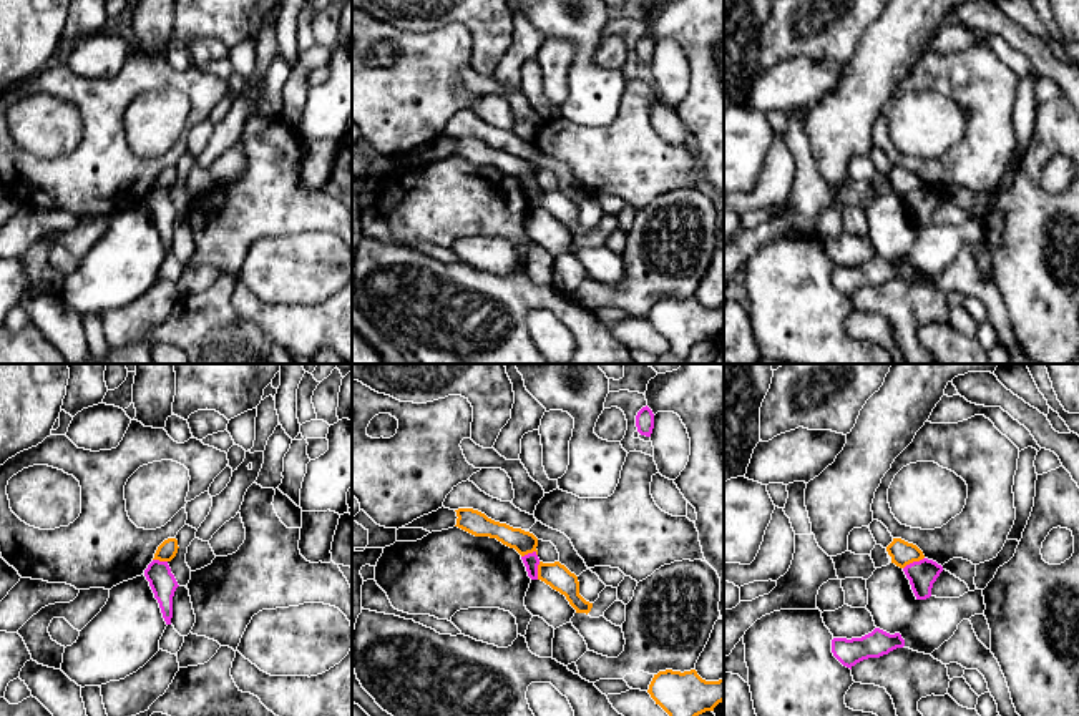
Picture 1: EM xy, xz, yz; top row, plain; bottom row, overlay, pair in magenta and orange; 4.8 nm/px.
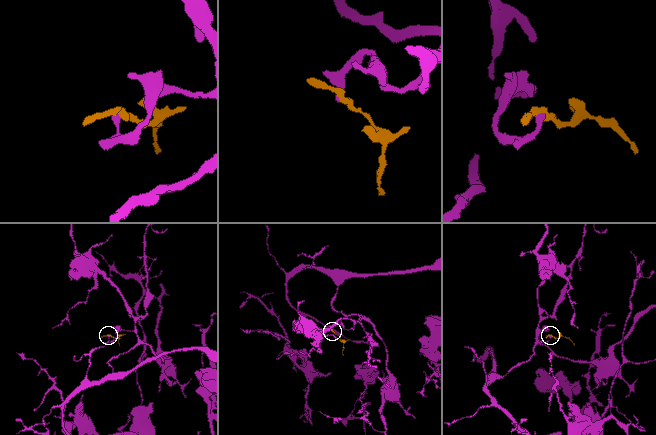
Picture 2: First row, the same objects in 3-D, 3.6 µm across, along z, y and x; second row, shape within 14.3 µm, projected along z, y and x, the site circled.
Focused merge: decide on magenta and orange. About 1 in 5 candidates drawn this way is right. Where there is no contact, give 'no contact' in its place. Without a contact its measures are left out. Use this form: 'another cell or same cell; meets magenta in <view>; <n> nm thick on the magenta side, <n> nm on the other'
another cell; meets magenta in yz; 140 nm thick on the magenta side, 120 nm on the other

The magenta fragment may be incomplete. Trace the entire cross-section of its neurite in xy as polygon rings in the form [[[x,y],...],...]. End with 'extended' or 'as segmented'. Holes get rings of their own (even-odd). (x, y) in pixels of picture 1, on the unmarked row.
[[[153,188],[144,198],[144,204],[159,231],[166,253],[171,253],[173,246],[173,224],[179,214],[168,189]]] | as segmented

